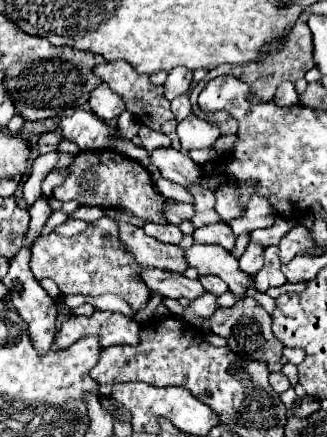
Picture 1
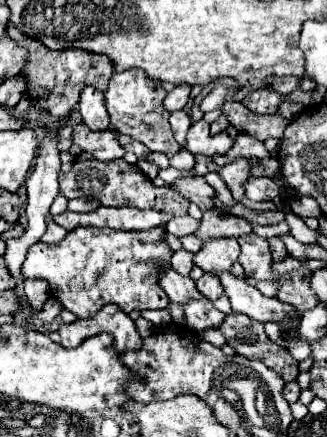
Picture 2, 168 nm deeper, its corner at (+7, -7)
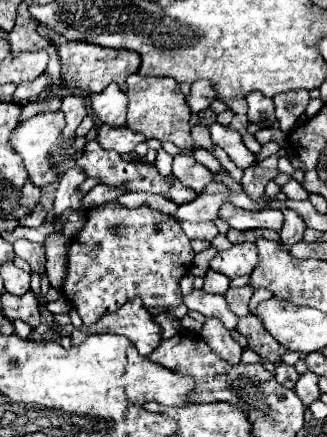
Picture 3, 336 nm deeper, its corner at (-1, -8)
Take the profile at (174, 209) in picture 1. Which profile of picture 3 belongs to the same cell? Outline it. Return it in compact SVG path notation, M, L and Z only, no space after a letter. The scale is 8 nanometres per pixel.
M182 222L182 230L186 232L186 236L190 240L214 240L218 236L218 228L212 222L198 222L198 224L190 224L190 222Z

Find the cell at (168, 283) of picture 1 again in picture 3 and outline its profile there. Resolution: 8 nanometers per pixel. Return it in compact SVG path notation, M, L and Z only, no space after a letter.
M206 318L202 330L200 330L200 336L204 338L204 342L216 352L220 354L224 360L232 360L232 362L238 362L240 360L240 354L242 354L242 348L238 346L238 342L234 340L232 336L232 330L226 330L220 320L216 318Z

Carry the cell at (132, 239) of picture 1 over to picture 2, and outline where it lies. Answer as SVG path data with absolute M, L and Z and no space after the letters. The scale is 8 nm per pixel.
M168 269L160 275L160 283L162 289L166 291L166 295L170 297L170 301L174 303L186 303L192 299L200 299L200 291L196 289L194 281L190 277L182 277L178 275L174 269Z

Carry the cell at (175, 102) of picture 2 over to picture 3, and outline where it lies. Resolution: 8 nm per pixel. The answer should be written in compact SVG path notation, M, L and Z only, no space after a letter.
M196 80L190 86L190 94L186 96L186 104L192 114L198 114L210 106L212 98L216 98L216 92L212 90L210 80Z

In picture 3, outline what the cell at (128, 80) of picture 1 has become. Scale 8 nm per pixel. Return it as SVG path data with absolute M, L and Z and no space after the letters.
M130 74L128 80L128 108L126 108L126 126L134 132L144 134L146 138L156 138L160 142L174 142L180 150L192 150L190 138L190 110L184 102L184 94L178 88L178 82L168 76L140 76Z

